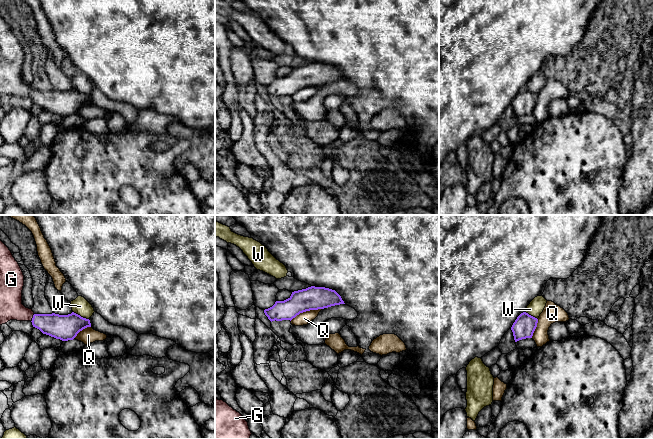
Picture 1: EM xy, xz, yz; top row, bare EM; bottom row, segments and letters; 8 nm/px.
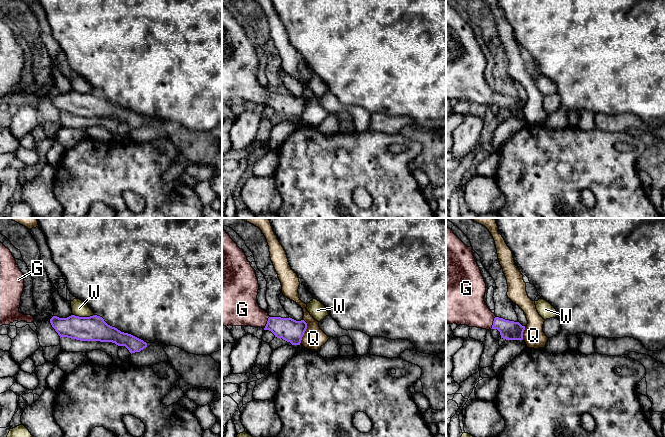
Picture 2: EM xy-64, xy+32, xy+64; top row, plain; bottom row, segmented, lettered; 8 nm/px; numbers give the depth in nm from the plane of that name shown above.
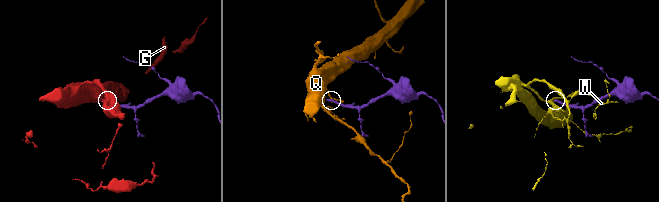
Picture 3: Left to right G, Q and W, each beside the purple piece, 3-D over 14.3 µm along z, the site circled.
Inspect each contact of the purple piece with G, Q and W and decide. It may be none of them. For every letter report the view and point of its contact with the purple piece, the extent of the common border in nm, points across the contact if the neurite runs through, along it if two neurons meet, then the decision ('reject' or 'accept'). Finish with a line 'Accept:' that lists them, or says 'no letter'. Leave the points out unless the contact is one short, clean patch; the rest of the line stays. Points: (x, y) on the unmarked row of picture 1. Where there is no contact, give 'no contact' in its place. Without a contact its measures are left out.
G: meets purple in xy at (32, 94); contact 70 nm long; runs through xy (61, 103), (32, 94), (11, 84); accept
Q: meets purple in xz at (305, 87); contact 280 nm long; border along xz (321, 84), (300, 88), (290, 96); reject
W: meets purple in xy at (80, 92); contact 140 nm long; border along xy (73, 87), (88, 95); reject
Accept: G

